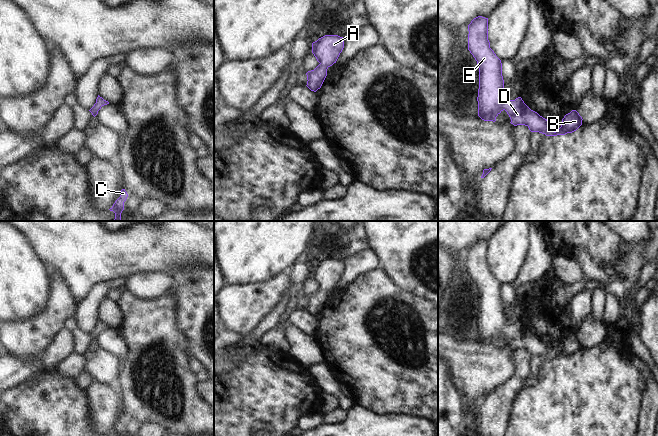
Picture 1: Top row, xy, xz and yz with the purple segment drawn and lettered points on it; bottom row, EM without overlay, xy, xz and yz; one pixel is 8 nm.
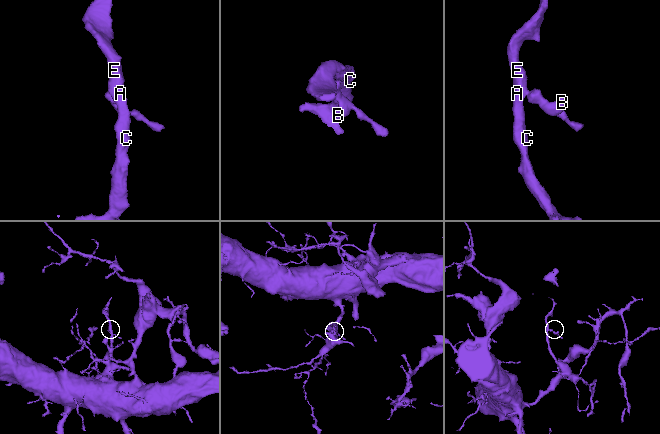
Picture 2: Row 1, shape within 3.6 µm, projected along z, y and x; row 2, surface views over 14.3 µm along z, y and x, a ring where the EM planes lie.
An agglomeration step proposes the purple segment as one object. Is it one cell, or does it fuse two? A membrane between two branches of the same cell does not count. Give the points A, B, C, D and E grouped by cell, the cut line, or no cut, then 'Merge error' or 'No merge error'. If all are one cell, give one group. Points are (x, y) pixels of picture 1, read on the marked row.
Groups: A B C D E. No split. No merge error.

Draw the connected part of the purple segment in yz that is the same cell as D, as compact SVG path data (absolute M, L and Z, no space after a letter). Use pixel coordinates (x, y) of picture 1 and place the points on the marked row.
M478 16L468 25L468 50L477 61L479 68L479 89L478 89L478 116L484 121L496 121L496 117L505 110L514 126L525 125L531 132L539 132L546 136L565 135L576 131L582 125L582 117L576 110L572 110L562 119L561 127L555 132L547 119L531 110L521 97L515 100L508 100L504 93L504 80L502 76L502 63L490 48L488 40L488 18Z

